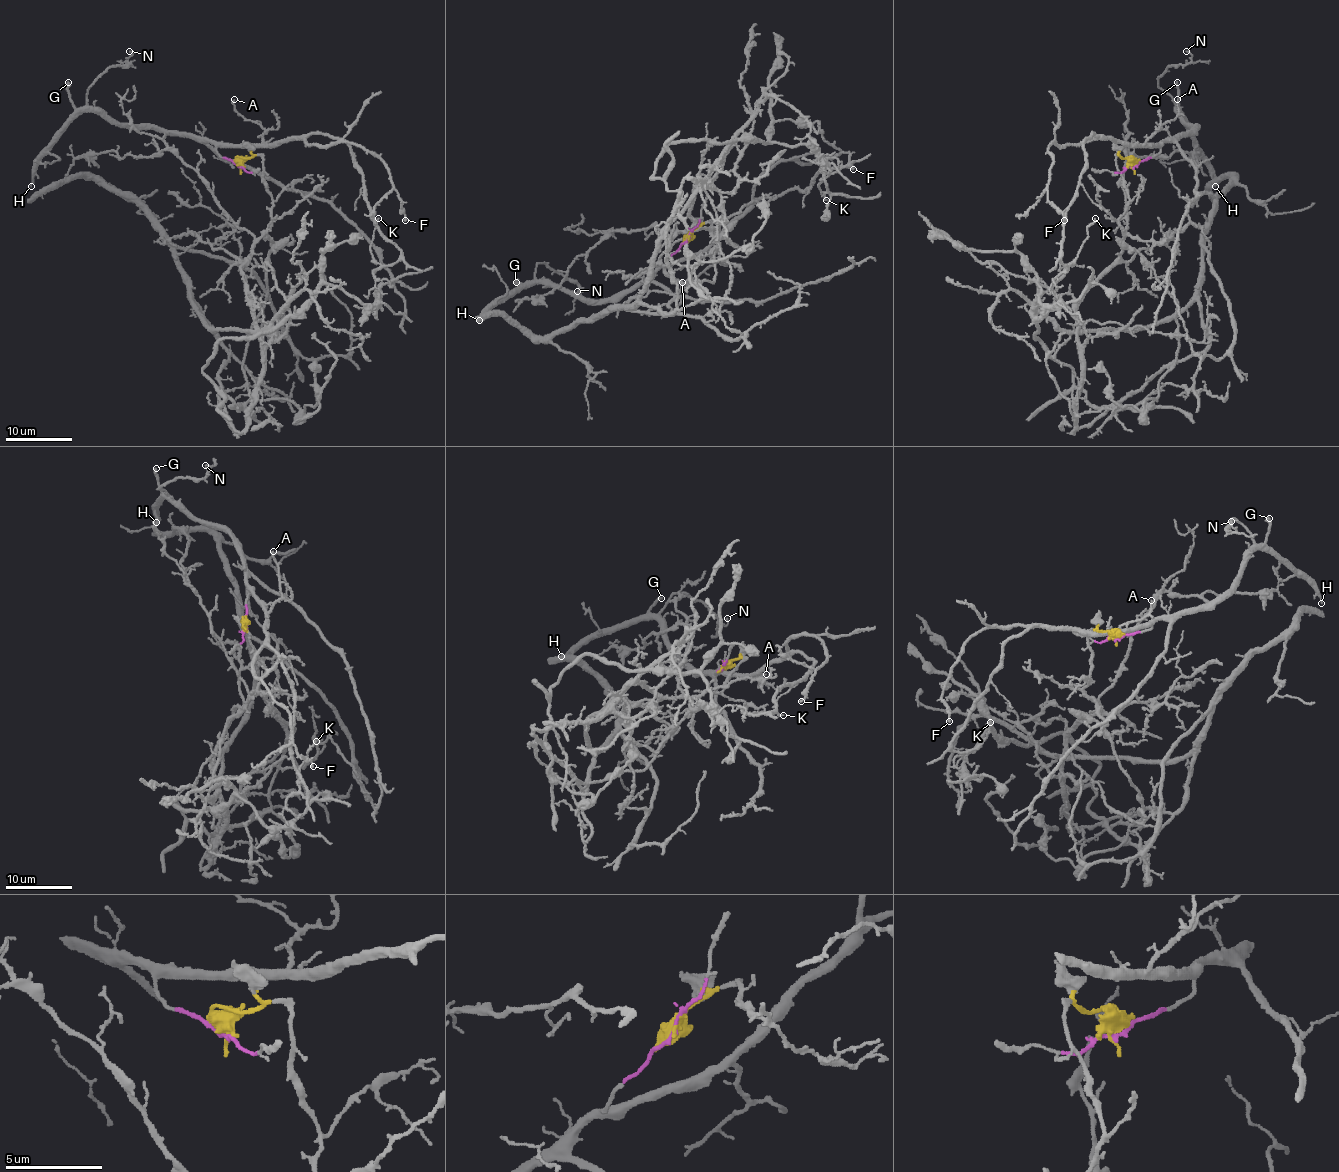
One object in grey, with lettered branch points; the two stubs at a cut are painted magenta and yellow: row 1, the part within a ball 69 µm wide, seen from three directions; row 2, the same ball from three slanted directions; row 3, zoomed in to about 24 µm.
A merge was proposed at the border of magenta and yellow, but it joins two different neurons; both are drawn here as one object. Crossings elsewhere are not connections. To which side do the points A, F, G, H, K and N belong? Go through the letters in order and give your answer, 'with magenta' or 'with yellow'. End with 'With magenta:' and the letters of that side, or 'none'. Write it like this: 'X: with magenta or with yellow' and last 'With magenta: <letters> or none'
A: with magenta
F: with magenta
G: with magenta
H: with magenta
K: with magenta
N: with magenta
With magenta: A, F, G, H, K, N

